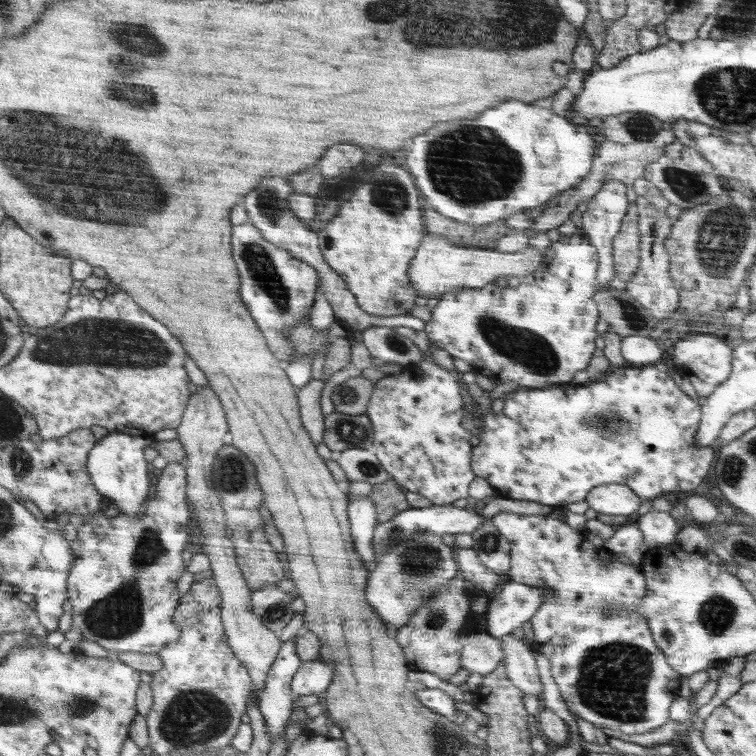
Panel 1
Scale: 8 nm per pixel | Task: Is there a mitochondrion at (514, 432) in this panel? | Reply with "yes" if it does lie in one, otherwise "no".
no

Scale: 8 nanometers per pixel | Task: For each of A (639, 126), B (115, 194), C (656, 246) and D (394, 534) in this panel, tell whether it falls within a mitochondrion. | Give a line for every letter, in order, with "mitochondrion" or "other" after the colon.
A: mitochondrion
B: mitochondrion
C: other
D: mitochondrion

